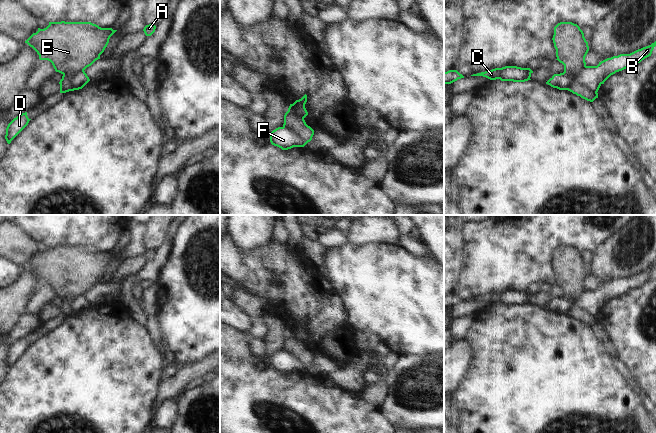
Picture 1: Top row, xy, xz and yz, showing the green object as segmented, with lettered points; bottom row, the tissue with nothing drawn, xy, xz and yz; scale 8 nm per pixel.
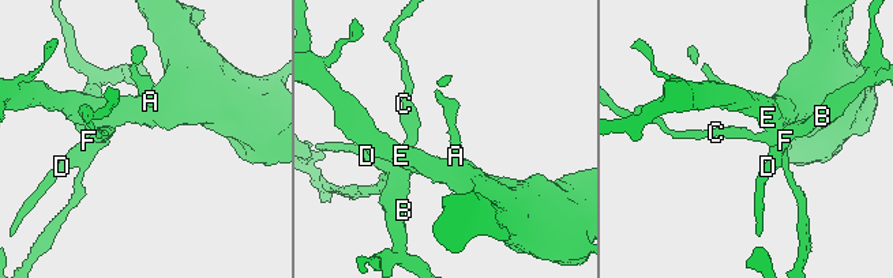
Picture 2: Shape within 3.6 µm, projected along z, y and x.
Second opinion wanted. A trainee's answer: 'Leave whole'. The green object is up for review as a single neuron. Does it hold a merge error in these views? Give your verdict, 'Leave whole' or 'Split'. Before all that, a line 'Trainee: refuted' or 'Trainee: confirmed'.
Trainee: refuted
Split.

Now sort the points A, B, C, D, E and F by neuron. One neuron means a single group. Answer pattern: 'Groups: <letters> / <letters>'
Groups: A E / B C D F.

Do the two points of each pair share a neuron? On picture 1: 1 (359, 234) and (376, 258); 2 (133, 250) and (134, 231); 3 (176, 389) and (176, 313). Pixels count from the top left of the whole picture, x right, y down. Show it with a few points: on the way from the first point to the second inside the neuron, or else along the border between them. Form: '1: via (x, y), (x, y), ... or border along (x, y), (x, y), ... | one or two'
1: border along (348, 242), (354, 244), (390, 243) | two
2: via (134, 245), (134, 236) | one
3: border along (207, 356), (197, 362), (185, 365) | two

